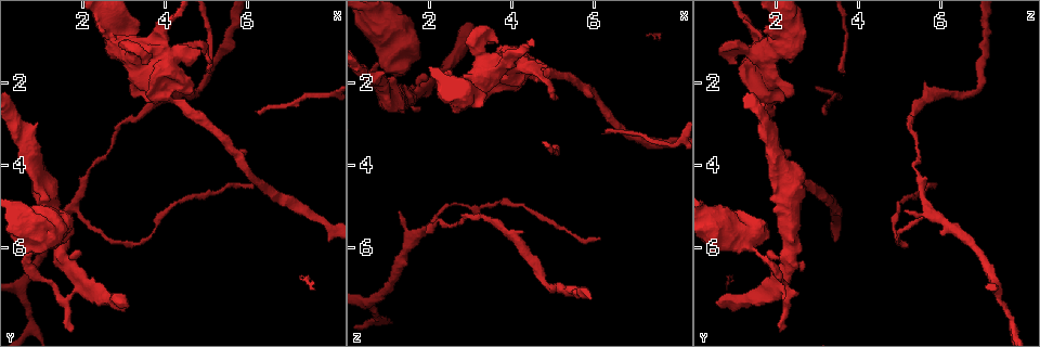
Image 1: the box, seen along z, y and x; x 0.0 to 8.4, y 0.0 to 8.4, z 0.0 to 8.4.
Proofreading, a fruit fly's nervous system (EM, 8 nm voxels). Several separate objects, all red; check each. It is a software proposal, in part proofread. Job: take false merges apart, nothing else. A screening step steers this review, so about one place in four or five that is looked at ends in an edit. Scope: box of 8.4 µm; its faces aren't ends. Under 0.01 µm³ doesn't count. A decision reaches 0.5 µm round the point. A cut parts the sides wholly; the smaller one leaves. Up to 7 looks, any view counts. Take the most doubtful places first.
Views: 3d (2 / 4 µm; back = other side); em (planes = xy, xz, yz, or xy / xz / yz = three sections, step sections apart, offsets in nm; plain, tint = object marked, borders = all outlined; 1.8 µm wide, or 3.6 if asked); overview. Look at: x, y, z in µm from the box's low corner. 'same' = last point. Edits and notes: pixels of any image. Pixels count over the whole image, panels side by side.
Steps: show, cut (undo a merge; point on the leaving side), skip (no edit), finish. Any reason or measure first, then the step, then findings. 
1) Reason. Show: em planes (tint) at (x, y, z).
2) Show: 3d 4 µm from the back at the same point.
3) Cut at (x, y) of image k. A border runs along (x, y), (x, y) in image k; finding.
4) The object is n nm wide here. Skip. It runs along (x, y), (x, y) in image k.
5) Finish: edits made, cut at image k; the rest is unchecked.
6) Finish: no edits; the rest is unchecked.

Calibre changes. Show: 3d 2 µm at (1.90, 6.95, 2.15).

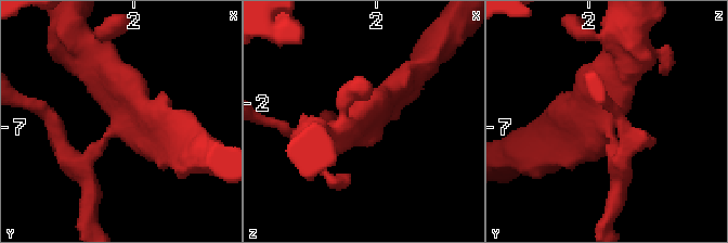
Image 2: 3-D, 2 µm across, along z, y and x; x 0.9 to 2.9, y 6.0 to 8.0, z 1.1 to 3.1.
Shape alone is not enough. Show: em planes (tint) at (1.90, 7.00, 2.20).

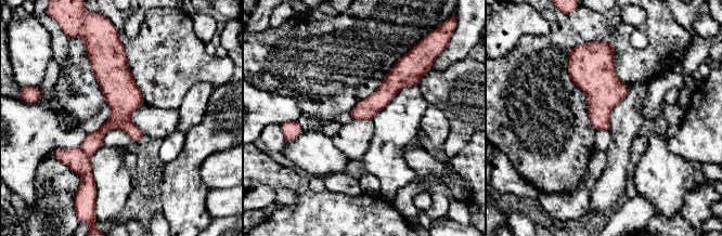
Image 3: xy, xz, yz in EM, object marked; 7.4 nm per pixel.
Cut at (92, 142) of image 3. A second cell is stuck on.

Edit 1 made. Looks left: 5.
Sharp bend. Show: 3d 4 µm at (2.70, 0.95, 2.35).

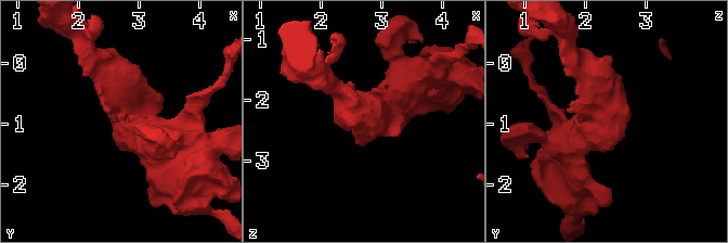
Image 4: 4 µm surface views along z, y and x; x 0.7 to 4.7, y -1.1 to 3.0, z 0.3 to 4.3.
The arms are 320, 600 nm wide. Show: em 3.6 µm yz step 16 (plain) at (2.80, 0.90, 2.35).

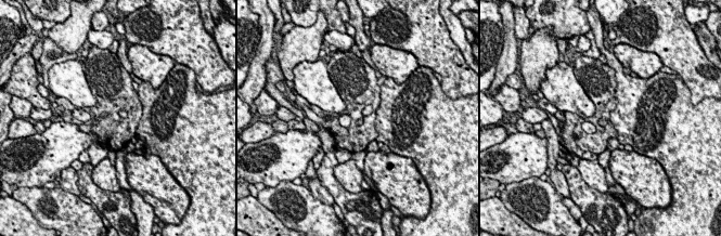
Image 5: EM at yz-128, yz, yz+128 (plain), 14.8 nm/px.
Show: em 3.6 µm yz step 16 (tint) at the same point.

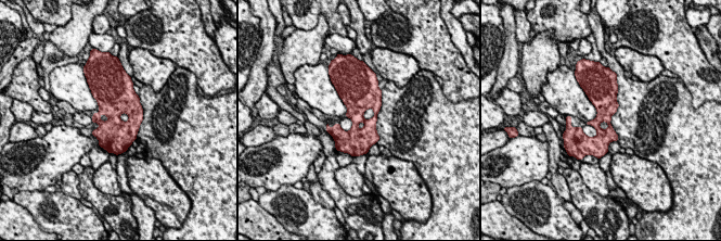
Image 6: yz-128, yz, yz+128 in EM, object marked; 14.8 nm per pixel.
Skip. One cell here.

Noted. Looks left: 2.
Calibre changes. Show: em planes (plain) at (4.35, 2.45, 1.80).

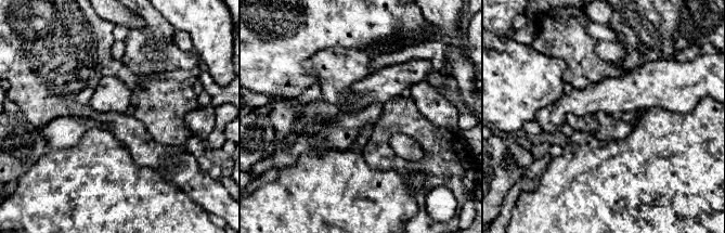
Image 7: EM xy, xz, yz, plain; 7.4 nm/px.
Show: em planes (tint) at the same point.

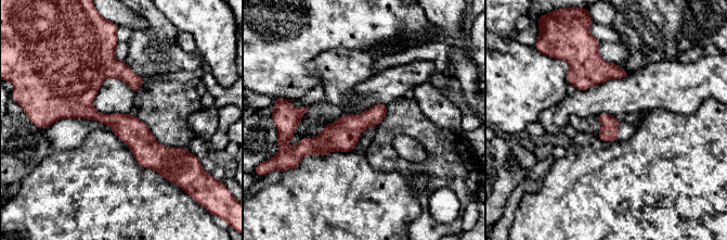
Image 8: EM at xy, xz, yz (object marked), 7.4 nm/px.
Skip. It runs along (56, 114), (88, 111), (152, 152), (178, 151) in image 8; all the same cell.

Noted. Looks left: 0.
Finish: edits made, cut at image 3; the rest is unchecked.

